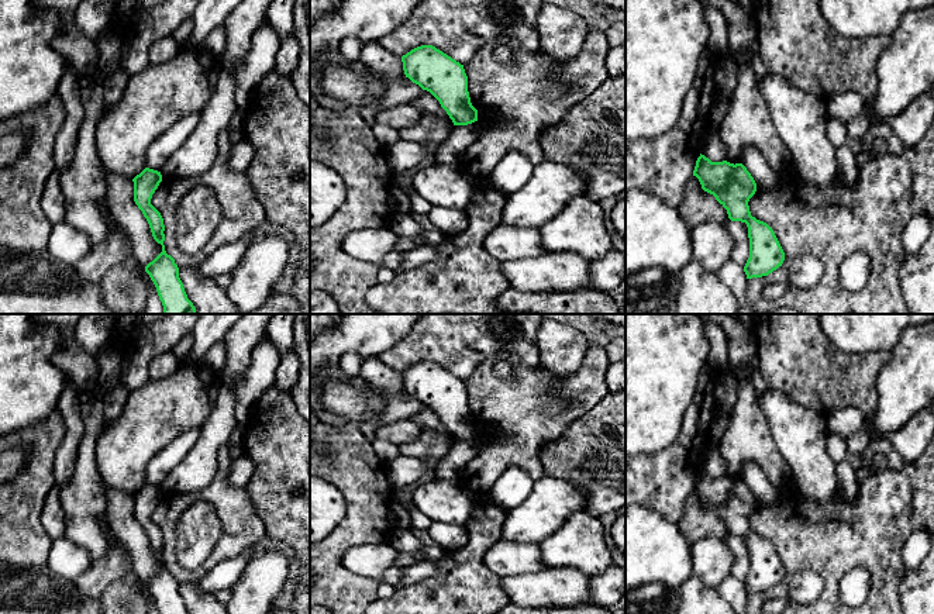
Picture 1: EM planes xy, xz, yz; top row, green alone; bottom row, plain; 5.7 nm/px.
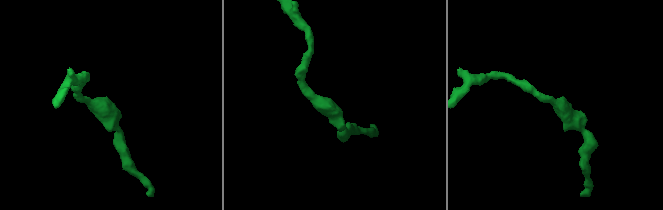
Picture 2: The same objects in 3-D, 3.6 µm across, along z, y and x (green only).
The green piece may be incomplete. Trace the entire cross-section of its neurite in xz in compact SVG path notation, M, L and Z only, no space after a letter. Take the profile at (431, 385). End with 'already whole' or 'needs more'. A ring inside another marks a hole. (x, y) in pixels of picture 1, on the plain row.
M421 361L401 372L406 393L430 407L454 441L478 437L478 425L468 407L463 380L432 361Z; already whole

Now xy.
M145 483L134 494L134 517L147 534L154 555L162 560L162 568L145 582L145 587L154 597L159 614L187 614L183 599L179 593L179 583L175 575L165 566L165 541L161 528L151 520L152 510L162 497L158 486Z; already whole

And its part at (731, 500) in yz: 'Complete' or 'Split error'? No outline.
Complete

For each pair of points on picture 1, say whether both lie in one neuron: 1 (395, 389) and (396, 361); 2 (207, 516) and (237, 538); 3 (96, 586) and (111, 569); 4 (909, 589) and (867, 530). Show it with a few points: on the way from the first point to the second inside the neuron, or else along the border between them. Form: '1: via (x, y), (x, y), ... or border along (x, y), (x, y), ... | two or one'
1: border along (376, 358), (400, 372) | two
2: border along (188, 506), (204, 500), (217, 510), (220, 518) | two
3: via (99, 582), (107, 573) | one
4: border along (907, 571), (899, 586), (899, 599) | two

